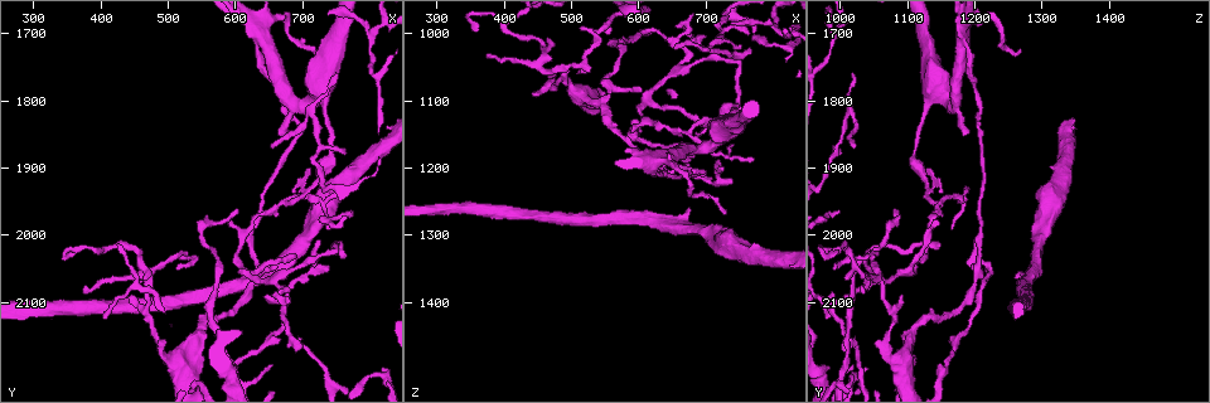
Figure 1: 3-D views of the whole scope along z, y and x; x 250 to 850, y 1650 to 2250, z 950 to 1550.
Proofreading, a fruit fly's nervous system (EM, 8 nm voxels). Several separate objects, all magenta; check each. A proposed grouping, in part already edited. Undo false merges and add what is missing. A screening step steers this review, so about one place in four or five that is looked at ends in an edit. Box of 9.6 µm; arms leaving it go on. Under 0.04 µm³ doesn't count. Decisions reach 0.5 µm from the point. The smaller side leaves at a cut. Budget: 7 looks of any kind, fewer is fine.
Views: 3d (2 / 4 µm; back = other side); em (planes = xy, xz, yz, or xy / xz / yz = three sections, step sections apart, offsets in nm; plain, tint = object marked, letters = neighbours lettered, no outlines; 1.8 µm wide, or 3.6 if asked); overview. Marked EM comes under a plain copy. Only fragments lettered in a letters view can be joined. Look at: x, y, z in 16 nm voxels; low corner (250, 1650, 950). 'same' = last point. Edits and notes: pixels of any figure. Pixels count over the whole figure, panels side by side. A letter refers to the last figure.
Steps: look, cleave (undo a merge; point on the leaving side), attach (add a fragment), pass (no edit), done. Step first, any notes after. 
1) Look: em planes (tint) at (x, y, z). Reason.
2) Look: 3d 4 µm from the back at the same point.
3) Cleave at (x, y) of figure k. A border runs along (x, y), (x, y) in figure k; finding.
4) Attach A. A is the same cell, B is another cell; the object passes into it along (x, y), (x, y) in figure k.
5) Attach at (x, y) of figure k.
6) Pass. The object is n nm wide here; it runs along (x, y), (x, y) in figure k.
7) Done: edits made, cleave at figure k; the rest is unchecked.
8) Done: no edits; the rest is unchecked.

Look: em xy step 16 (tint) at (510, 2190, 1085). Thin arm on a thick one.

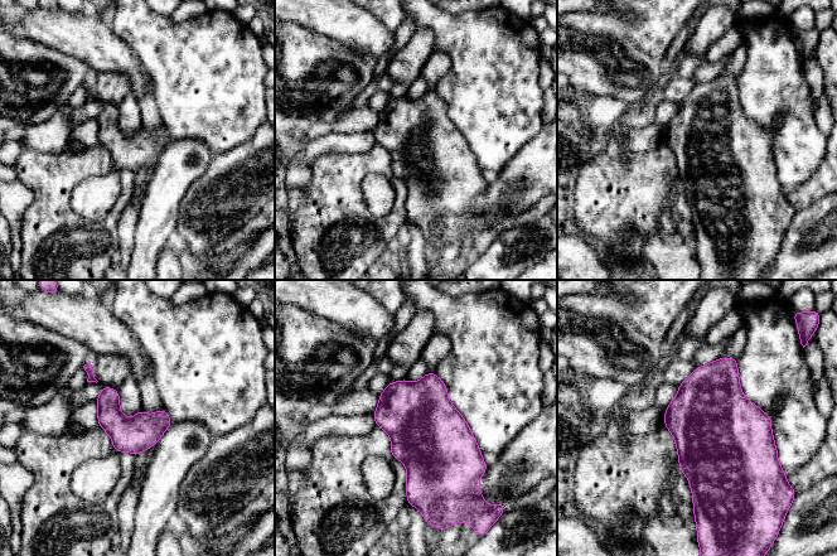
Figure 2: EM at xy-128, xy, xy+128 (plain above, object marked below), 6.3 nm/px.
Look: em yz step 4 (letters) at the same point. Cut it another way.

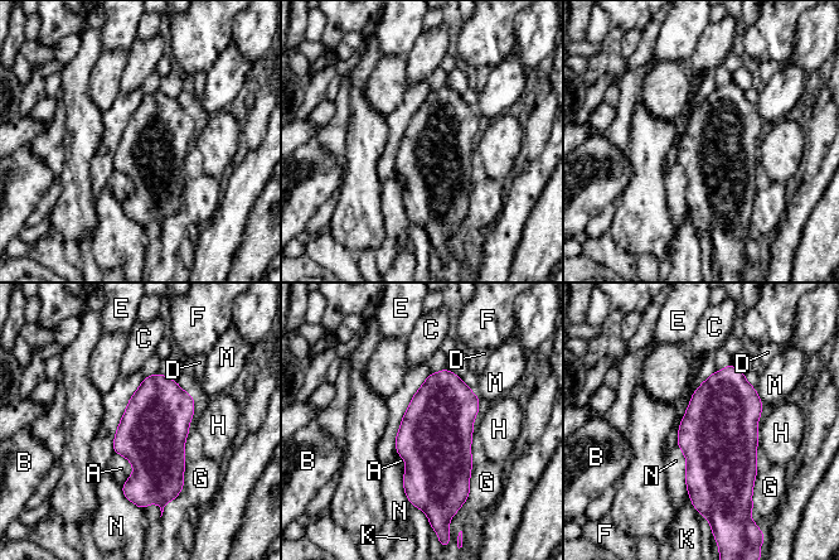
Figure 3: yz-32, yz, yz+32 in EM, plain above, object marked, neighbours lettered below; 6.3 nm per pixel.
Pass. The object is 440 nm wide here; A, B, C, D, E, F, G, H, K, M and N are other cells; a border runs along (677, 445), (685, 459), (687, 490) in figure 3; continuous, no second neuron.

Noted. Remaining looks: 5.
Look: 3d 4 µm at (730, 1720, 1270). Thin end.

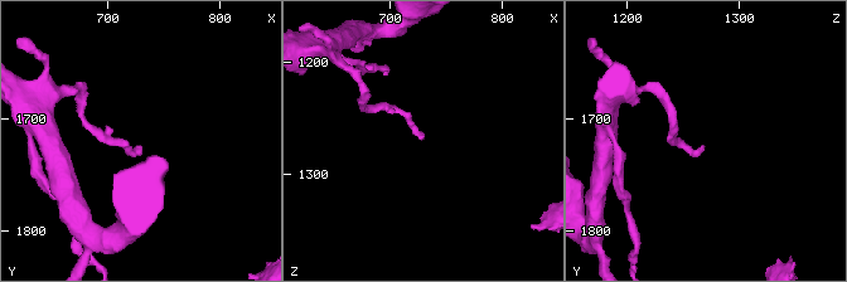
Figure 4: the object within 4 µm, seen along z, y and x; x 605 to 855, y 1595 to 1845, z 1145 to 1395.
Look: em planes (tint) at (730, 1722, 1264).

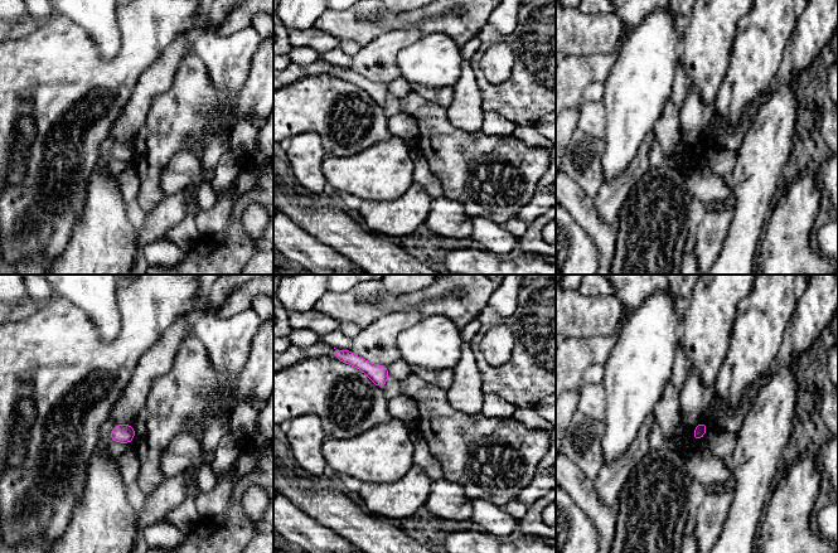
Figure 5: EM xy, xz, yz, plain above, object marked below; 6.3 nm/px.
Look: em planes (letters) at the same point. What lies round it.

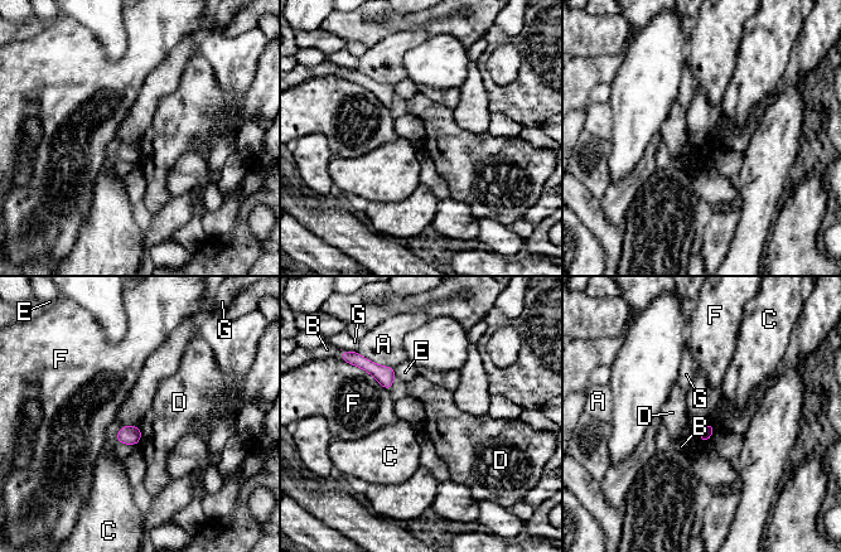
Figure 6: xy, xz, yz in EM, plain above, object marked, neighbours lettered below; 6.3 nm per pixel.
Pass. A, B, C, D, E, F and G are other cells; a border runs along (141, 427), (138, 442) in figure 6; no lettered fragment goes on from it.

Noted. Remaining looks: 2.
Look: em 3.6 µm planes (letters) at (640, 1700, 1185). Side arm on a straight run.

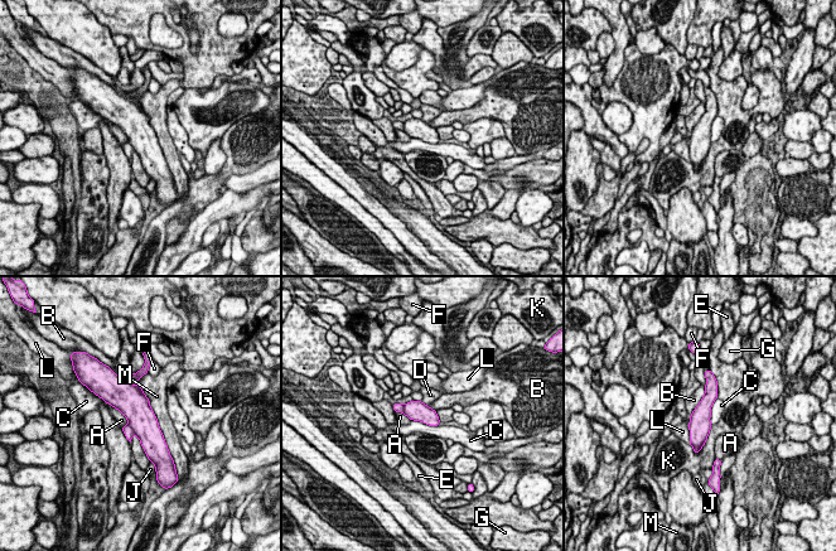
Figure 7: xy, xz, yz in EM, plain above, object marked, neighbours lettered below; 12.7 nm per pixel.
Cleave at (141, 419) of figure 7. A, B, C, D, E, F, G, J, K, L and M are other cells; the part that leaves runs along (713, 382), (700, 416), (696, 448) in figure 7; two neurons meet here.

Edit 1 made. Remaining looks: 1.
Done: edits made, cleave at figure 7; the rest is unchecked.

